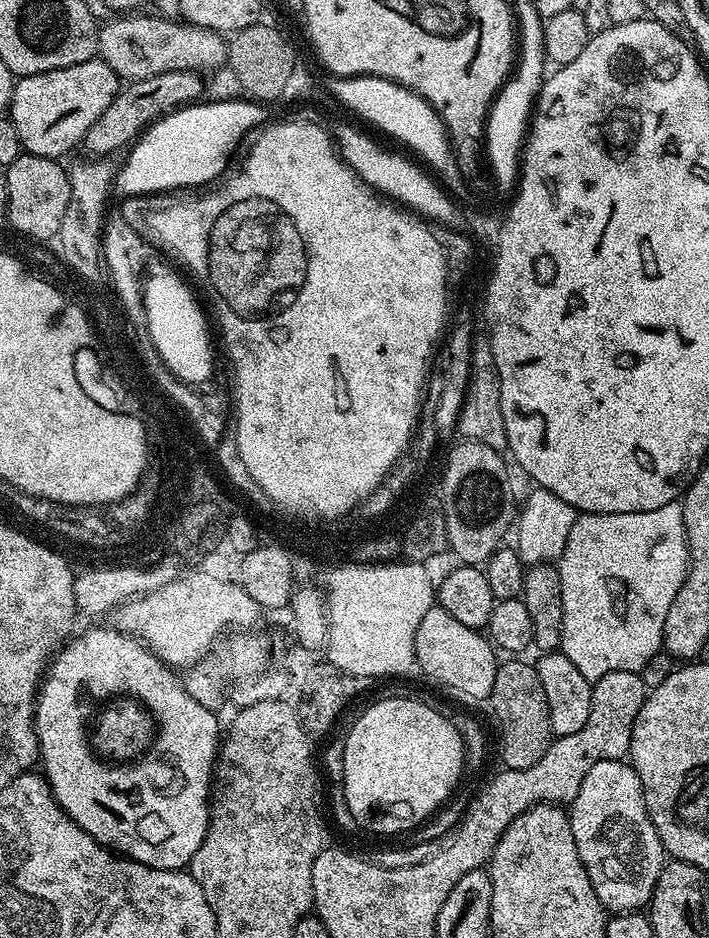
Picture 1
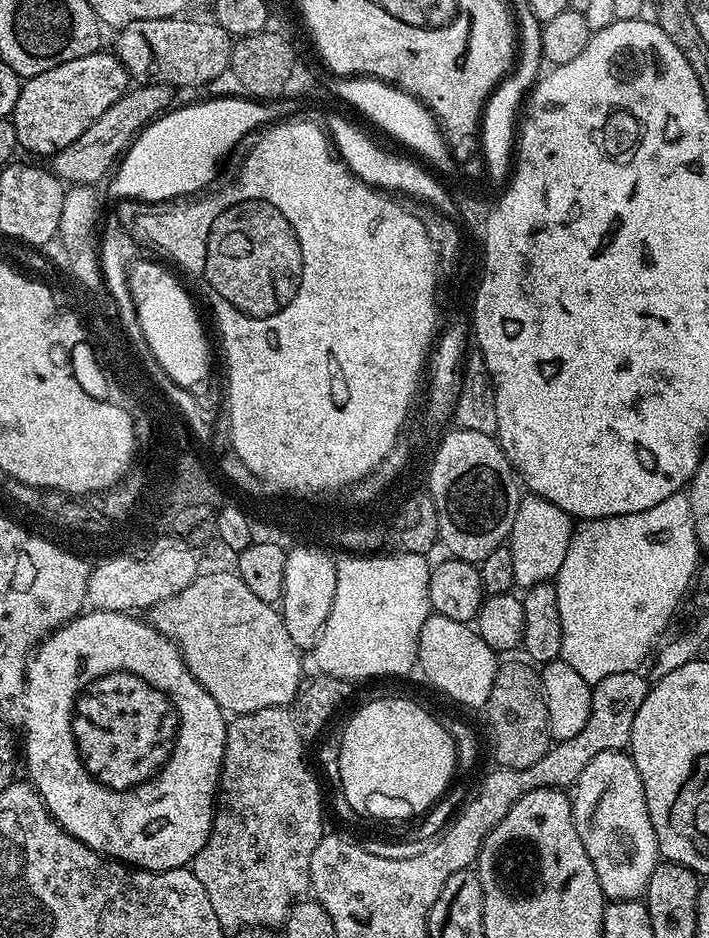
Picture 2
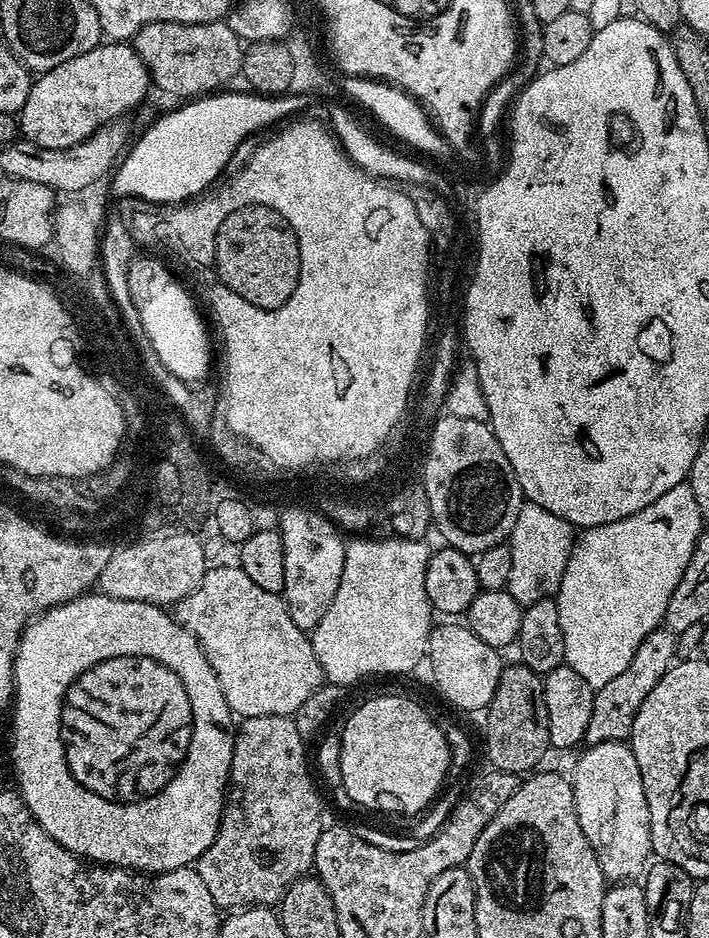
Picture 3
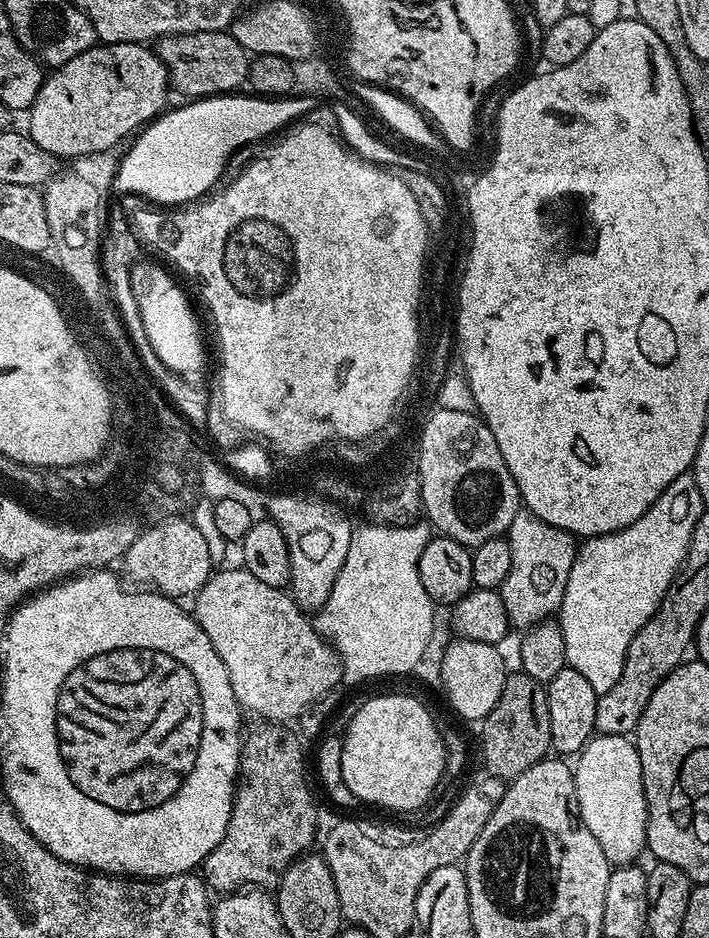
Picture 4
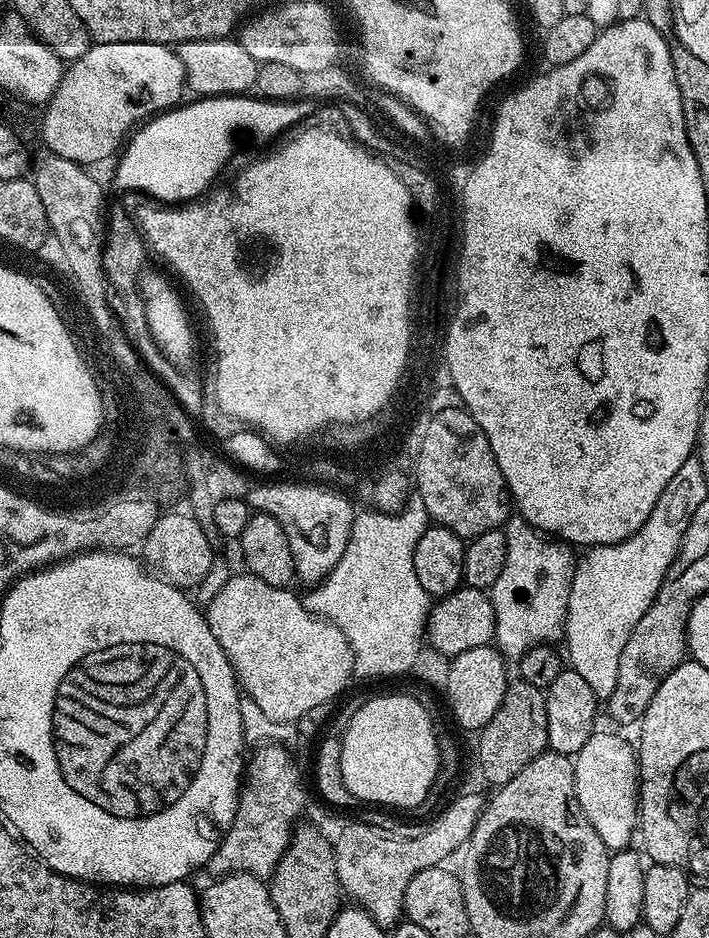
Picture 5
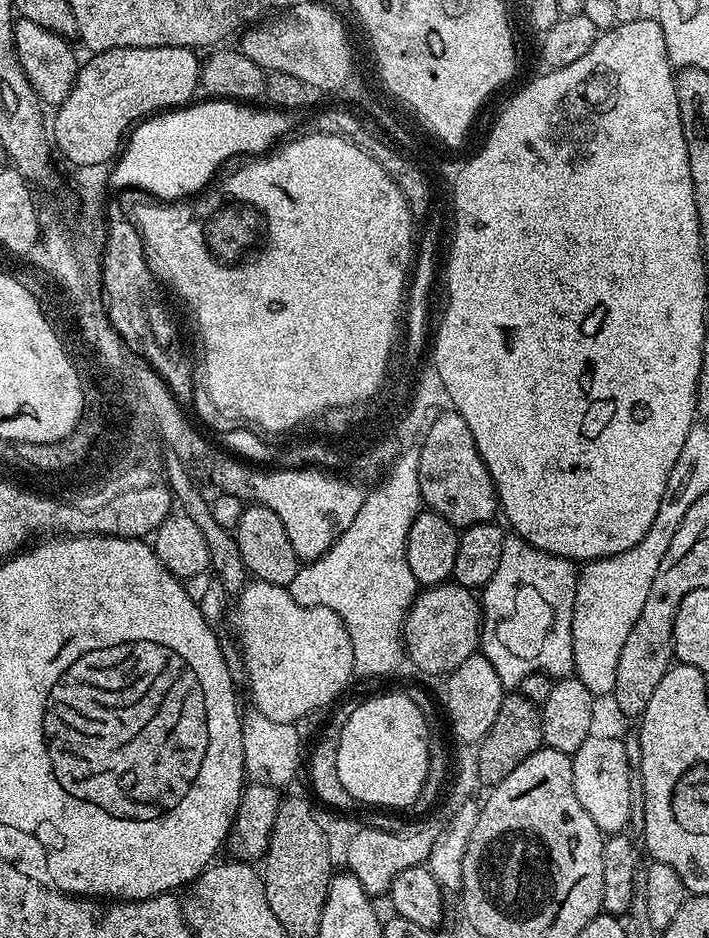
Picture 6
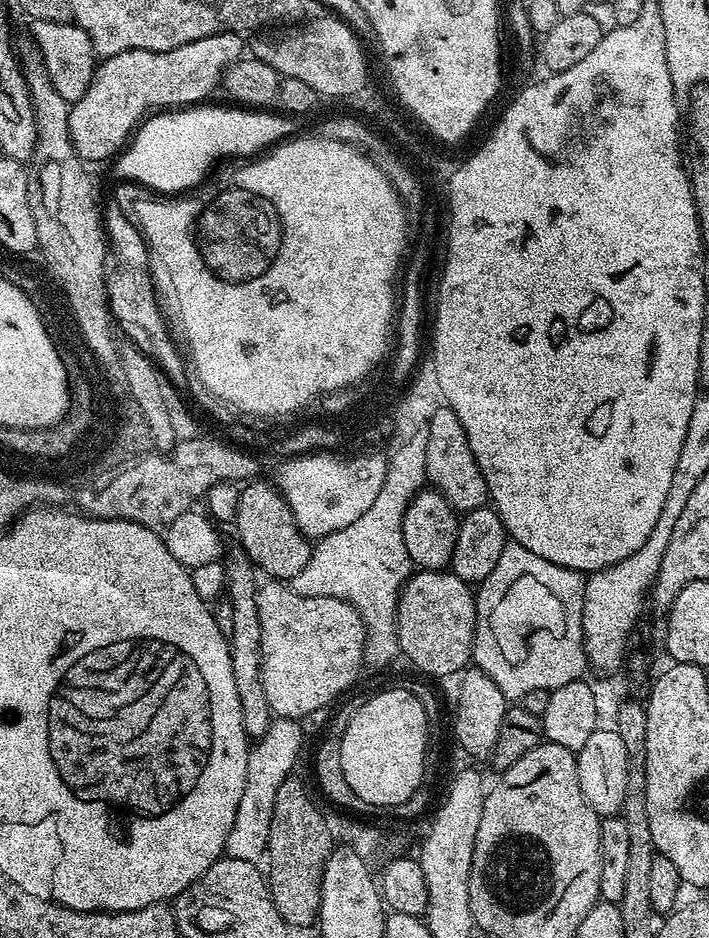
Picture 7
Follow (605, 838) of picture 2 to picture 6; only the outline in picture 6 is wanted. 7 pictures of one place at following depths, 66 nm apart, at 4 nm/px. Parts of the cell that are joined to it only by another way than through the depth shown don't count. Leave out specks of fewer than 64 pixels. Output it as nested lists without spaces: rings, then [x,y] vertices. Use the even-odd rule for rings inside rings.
[[[593,734],[582,742],[582,746],[572,756],[572,773],[574,774],[574,794],[578,794],[578,802],[594,818],[594,822],[605,834],[620,834],[632,820],[632,778],[634,775],[633,765],[628,763],[628,755],[624,749],[624,740],[615,740],[612,736],[599,736]]]

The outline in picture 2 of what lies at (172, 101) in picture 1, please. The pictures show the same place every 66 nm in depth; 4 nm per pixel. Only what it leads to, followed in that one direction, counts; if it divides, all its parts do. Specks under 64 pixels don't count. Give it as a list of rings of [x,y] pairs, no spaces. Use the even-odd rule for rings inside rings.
[[[140,84],[133,87],[122,98],[118,98],[118,102],[114,102],[114,106],[110,106],[110,110],[106,110],[106,114],[102,114],[102,118],[98,118],[98,122],[94,122],[94,126],[86,130],[86,134],[82,134],[77,140],[70,142],[70,146],[51,157],[52,171],[68,186],[98,185],[104,175],[109,175],[110,169],[121,159],[122,154],[132,147],[133,140],[153,120],[173,107],[172,96],[173,89],[163,84]]]

